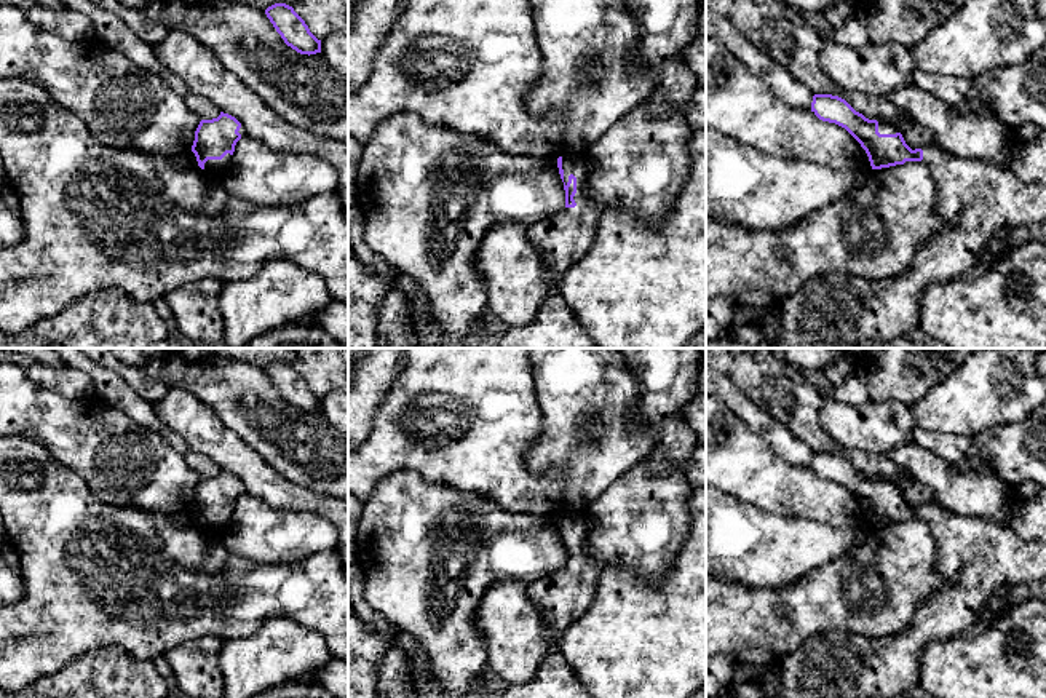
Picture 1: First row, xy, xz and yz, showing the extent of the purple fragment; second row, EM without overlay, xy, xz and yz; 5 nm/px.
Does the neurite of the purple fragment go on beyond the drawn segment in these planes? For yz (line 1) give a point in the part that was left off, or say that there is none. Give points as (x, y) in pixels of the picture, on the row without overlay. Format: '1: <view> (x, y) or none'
1: yz (976, 556)

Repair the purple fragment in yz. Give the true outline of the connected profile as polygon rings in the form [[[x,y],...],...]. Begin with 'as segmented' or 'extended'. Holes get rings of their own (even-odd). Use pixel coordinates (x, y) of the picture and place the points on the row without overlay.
extended | [[[814,452],[811,470],[822,479],[845,486],[866,508],[872,527],[904,522],[905,519],[921,519],[926,522],[936,540],[934,569],[947,580],[947,586],[929,594],[918,605],[910,625],[894,636],[869,637],[850,631],[826,629],[808,637],[795,652],[778,663],[781,680],[779,698],[893,698],[894,695],[905,693],[918,684],[923,650],[933,642],[976,633],[979,617],[996,588],[1014,588],[1019,585],[1036,588],[1046,580],[1046,541],[1043,540],[1024,540],[1011,525],[955,514],[941,506],[934,498],[923,506],[912,508],[902,492],[889,481],[866,476],[838,454]]]

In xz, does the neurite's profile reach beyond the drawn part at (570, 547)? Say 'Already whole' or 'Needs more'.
Needs more

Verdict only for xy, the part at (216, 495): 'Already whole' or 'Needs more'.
Needs more

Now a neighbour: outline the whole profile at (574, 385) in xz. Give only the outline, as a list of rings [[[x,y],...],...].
[[[529,348],[529,358],[545,428],[538,441],[524,454],[527,468],[533,476],[543,476],[553,470],[562,473],[570,502],[586,506],[653,450],[658,431],[634,418],[639,382],[628,371],[620,348]]]

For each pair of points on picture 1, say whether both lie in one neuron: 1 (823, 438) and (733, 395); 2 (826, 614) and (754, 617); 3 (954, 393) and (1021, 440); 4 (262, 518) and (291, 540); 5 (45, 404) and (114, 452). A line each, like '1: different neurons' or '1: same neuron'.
1: different neurons
2: same neuron
3: different neurons
4: same neuron
5: same neuron

